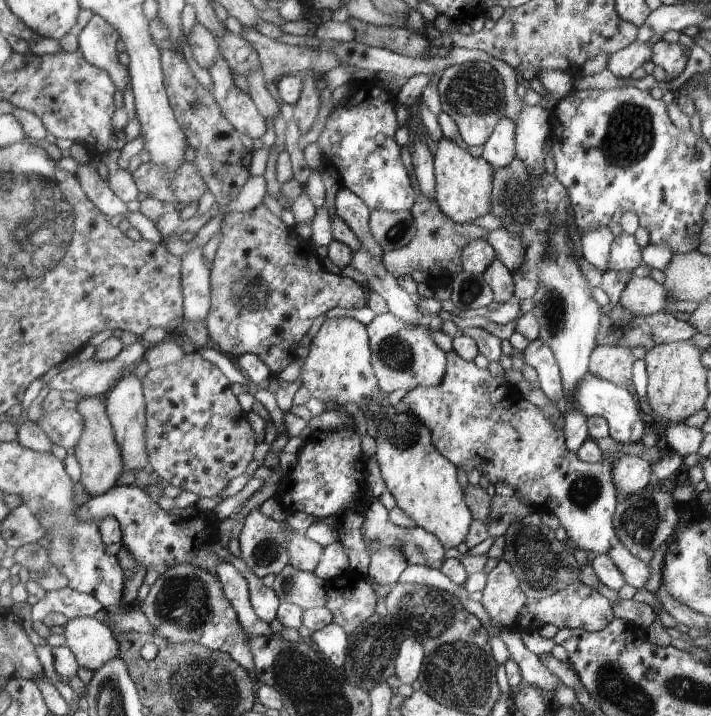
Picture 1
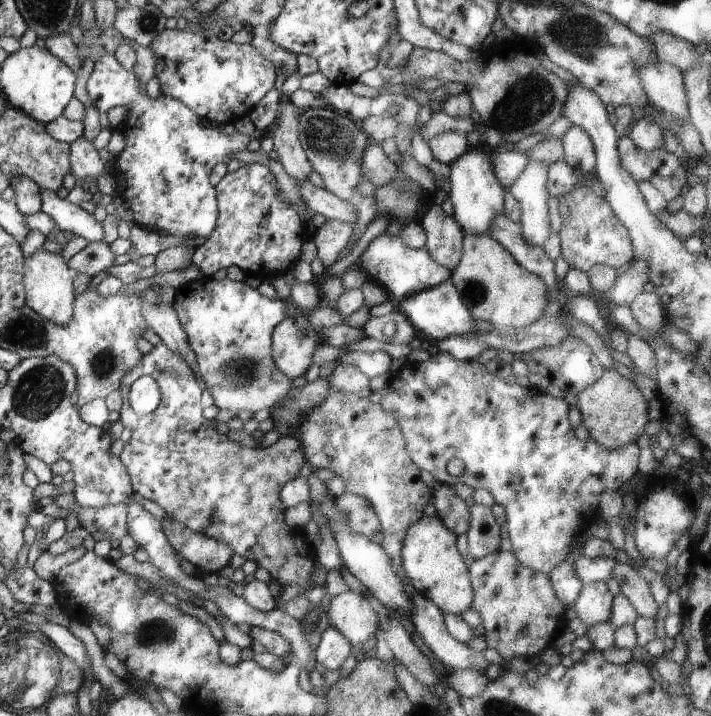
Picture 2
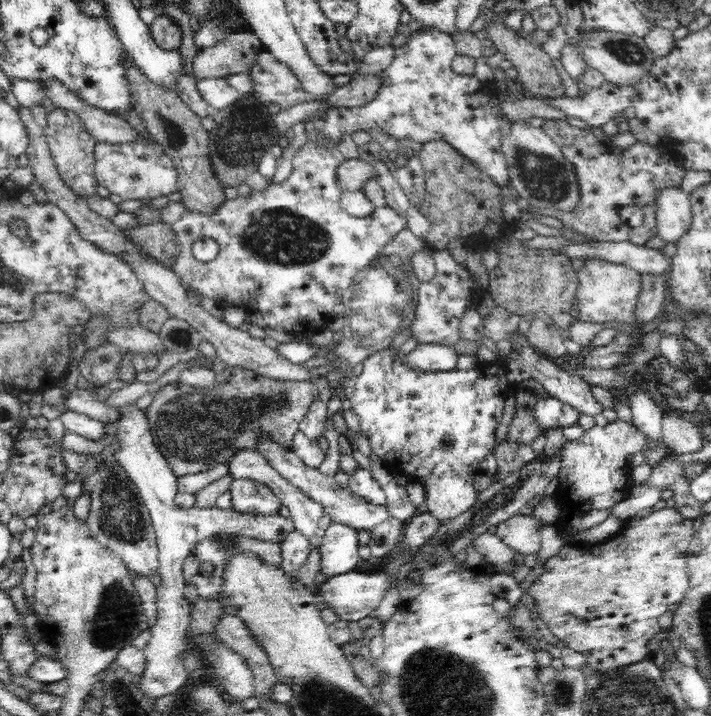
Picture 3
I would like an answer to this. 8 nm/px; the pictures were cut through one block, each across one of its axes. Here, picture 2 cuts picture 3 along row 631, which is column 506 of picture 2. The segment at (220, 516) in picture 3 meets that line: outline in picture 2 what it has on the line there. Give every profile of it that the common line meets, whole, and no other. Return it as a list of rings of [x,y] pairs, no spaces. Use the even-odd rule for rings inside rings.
[[[488,150],[488,154],[493,164],[493,172],[496,174],[498,181],[505,189],[510,189],[520,174],[526,169],[529,162],[528,153],[522,153],[514,150]]]

